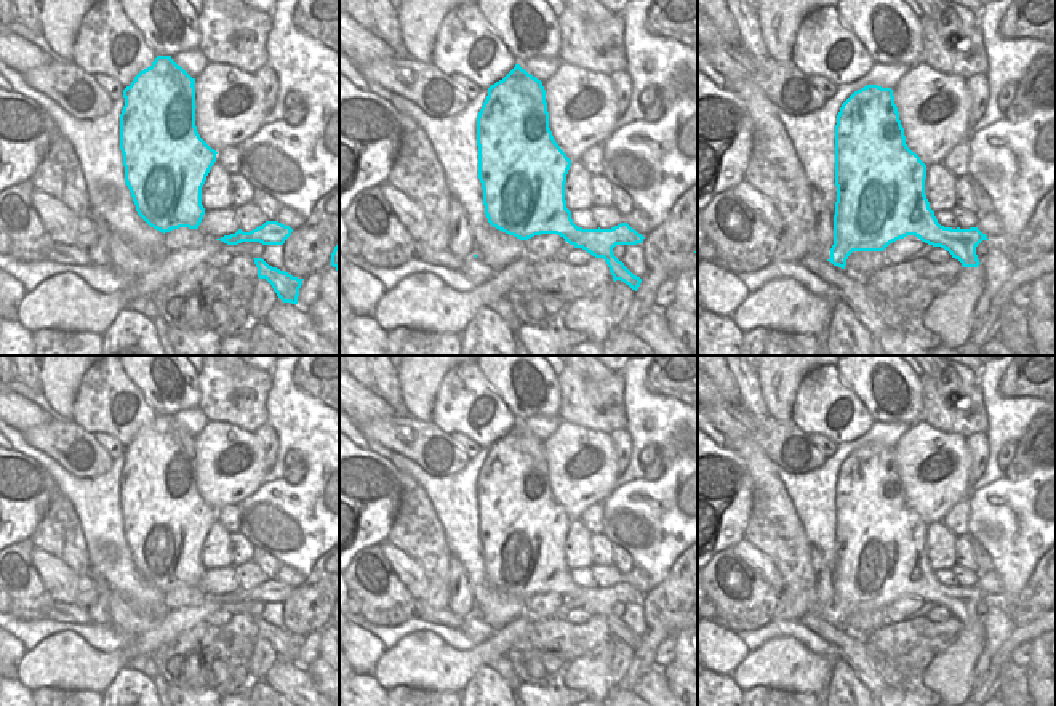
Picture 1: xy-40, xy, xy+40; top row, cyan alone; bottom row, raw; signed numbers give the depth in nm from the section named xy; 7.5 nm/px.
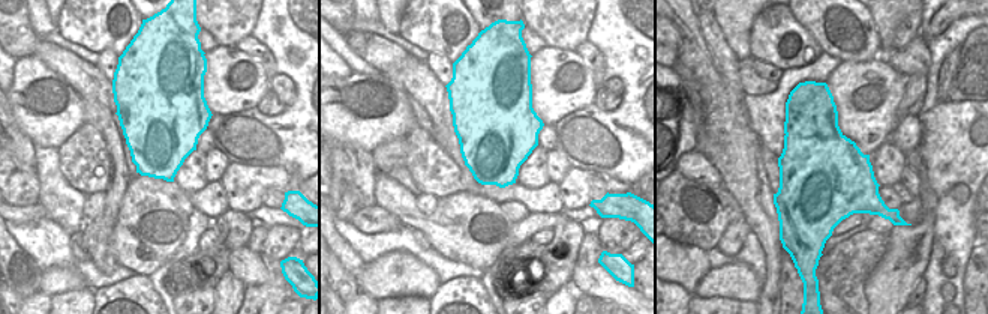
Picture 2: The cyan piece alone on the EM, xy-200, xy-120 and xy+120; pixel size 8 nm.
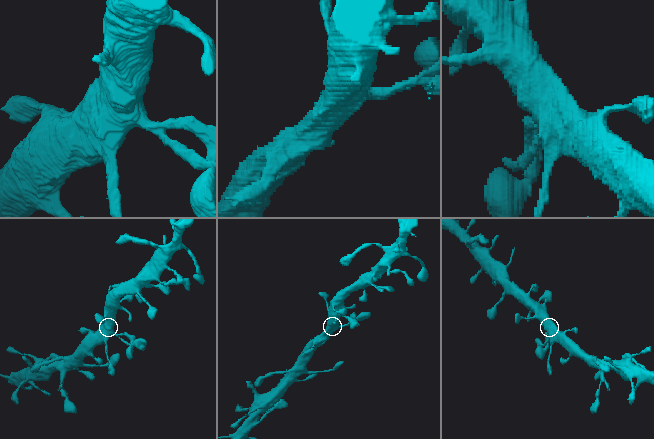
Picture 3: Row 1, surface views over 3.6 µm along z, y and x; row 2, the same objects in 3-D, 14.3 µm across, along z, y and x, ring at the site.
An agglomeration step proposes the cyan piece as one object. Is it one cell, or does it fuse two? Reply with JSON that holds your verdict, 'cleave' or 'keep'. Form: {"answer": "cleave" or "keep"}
{"answer": "keep"}

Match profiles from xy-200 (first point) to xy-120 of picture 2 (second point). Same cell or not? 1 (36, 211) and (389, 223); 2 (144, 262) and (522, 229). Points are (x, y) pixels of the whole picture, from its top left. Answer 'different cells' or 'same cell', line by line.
1: same cell
2: different cells

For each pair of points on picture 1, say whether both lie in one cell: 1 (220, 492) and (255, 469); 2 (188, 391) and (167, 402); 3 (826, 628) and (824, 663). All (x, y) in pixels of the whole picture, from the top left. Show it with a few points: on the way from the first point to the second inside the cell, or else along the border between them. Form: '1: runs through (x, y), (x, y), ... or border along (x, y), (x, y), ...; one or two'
1: runs through (228, 484), (247, 471); one
2: runs through (183, 396), (172, 401); one
3: border along (834, 649), (837, 657); two

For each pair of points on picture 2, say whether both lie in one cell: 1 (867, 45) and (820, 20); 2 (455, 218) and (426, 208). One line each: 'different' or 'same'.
1: same
2: different

